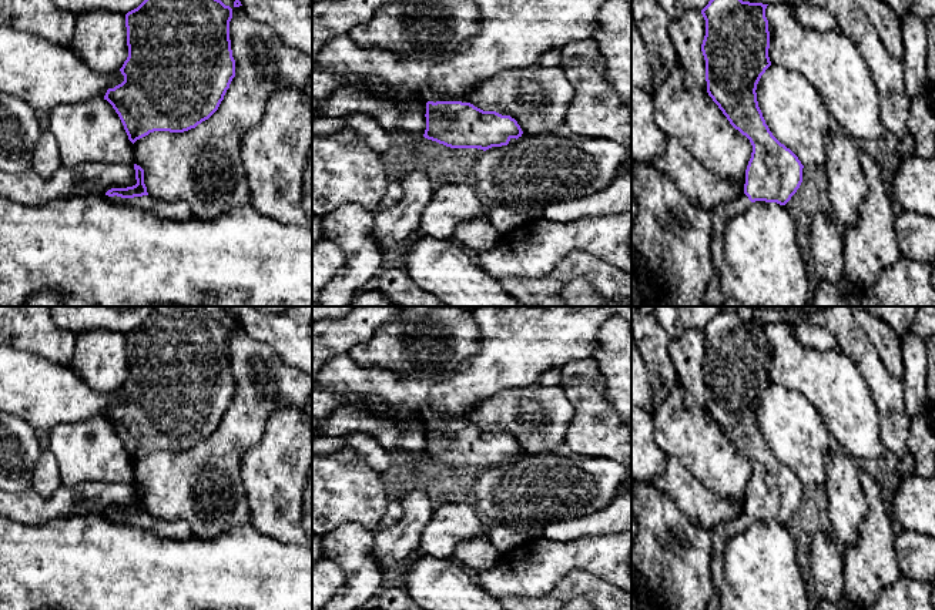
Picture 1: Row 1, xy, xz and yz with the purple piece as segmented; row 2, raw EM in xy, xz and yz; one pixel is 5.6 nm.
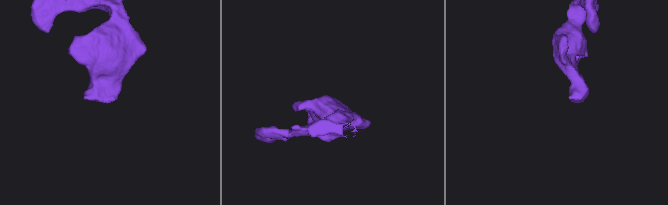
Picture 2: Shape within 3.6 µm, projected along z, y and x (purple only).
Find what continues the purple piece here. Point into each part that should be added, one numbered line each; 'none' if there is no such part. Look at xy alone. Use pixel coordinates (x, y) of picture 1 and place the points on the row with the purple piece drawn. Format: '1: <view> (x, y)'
1: xy (177, 210)

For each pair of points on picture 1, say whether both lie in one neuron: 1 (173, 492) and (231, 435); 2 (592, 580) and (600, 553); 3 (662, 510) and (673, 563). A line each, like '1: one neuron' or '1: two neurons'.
1: one neuron
2: two neurons
3: one neuron

